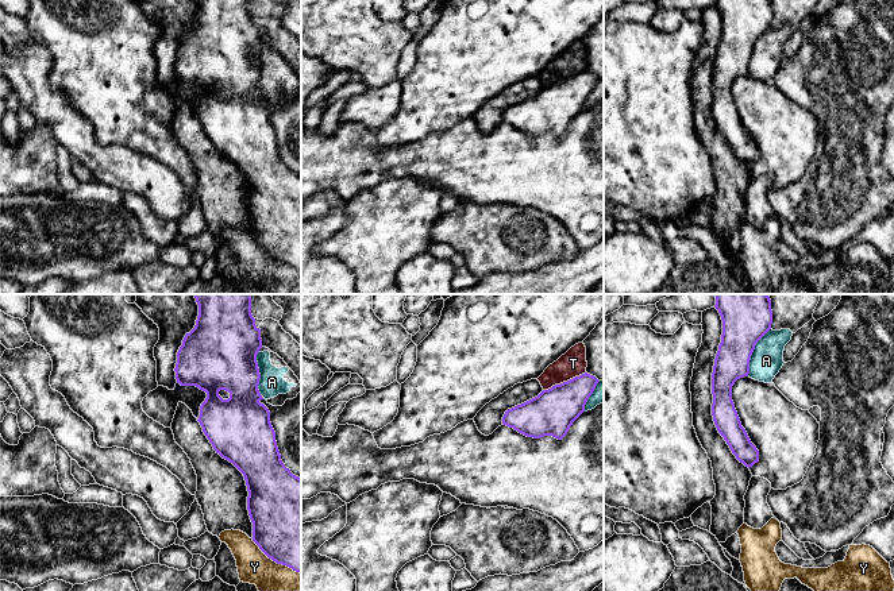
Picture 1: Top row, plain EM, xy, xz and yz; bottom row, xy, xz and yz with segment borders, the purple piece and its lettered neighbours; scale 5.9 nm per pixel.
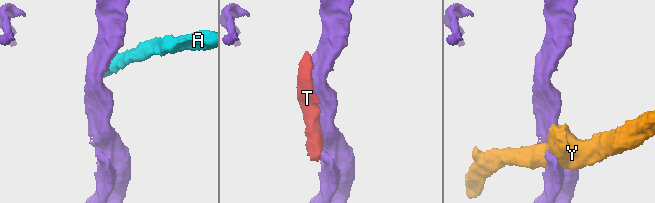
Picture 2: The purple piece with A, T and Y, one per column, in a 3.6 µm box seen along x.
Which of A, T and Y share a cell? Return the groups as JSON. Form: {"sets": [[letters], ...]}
{"sets": [["A"], ["T"], ["Y"]]}

